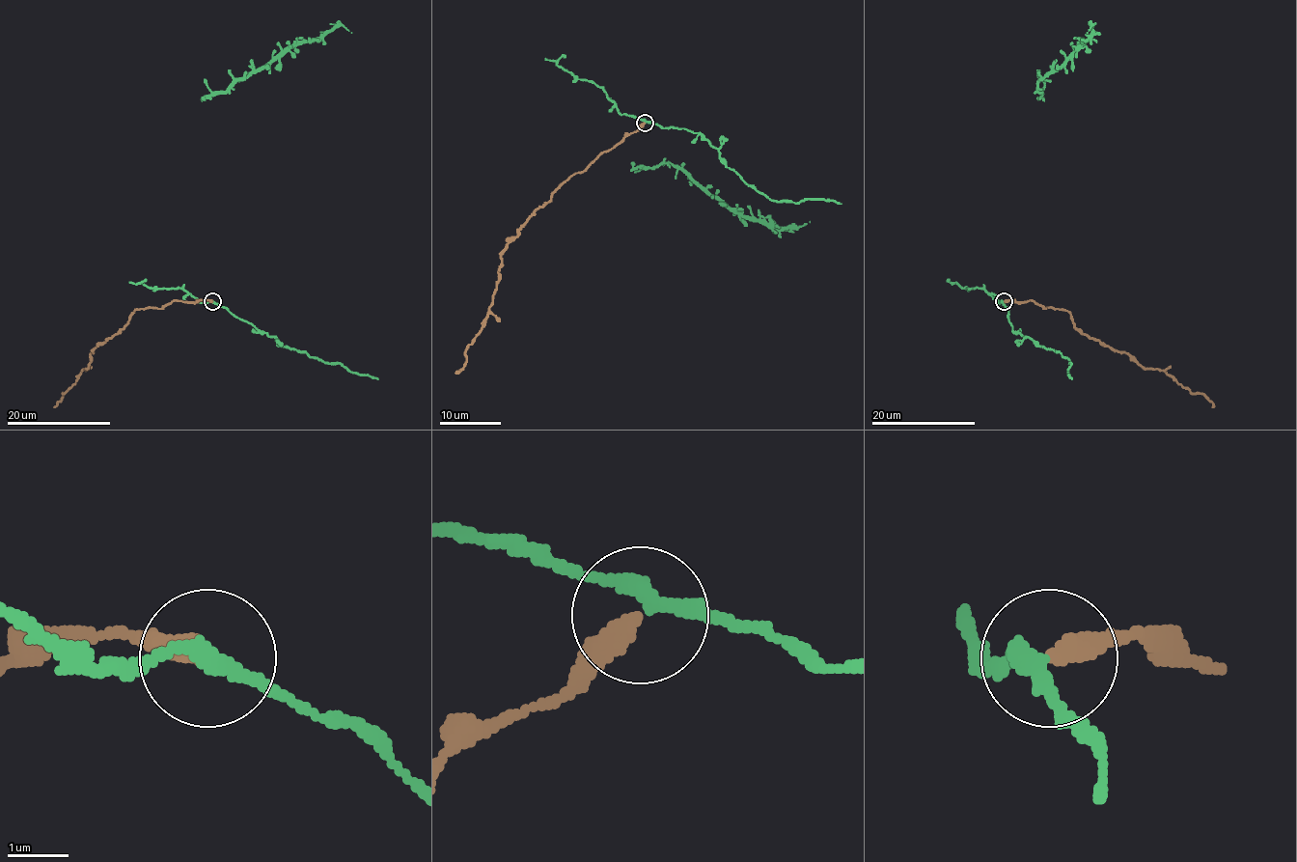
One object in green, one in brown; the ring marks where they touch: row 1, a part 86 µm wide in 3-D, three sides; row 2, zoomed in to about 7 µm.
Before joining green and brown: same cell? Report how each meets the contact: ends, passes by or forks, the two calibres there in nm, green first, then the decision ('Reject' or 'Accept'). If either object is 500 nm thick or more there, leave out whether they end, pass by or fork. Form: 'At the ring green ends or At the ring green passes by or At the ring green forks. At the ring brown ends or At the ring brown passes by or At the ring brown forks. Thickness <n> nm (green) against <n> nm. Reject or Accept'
At the ring green passes by. At the ring brown ends. Thickness 260 nm (green) against 360 nm. Reject

